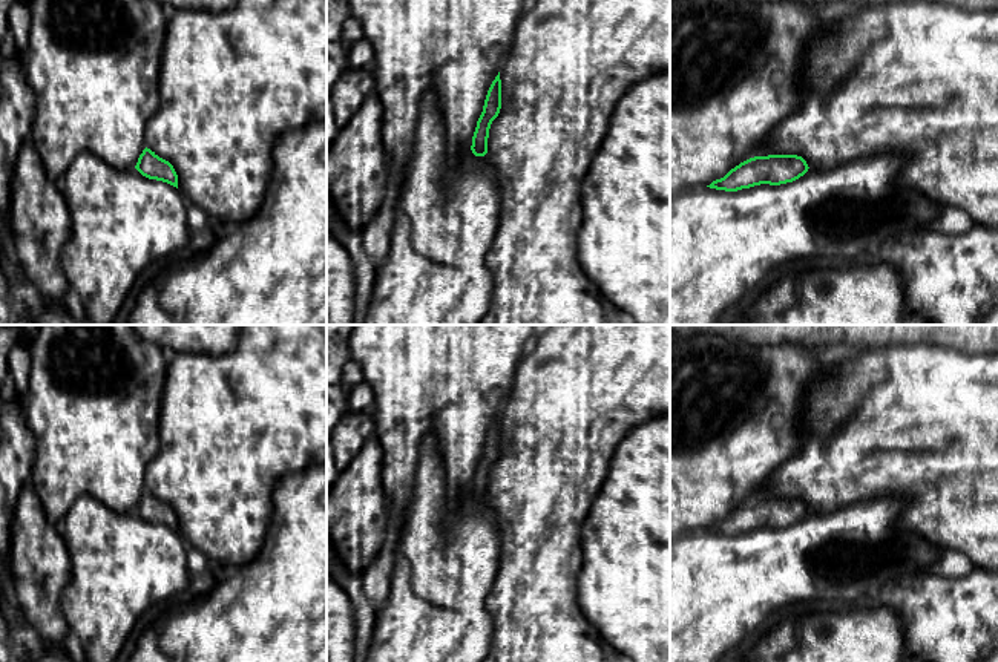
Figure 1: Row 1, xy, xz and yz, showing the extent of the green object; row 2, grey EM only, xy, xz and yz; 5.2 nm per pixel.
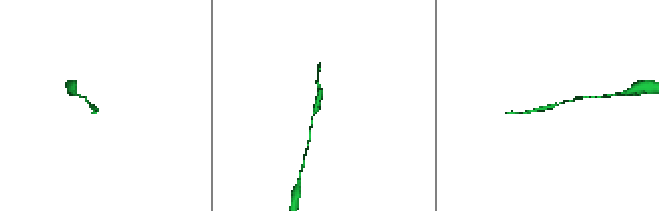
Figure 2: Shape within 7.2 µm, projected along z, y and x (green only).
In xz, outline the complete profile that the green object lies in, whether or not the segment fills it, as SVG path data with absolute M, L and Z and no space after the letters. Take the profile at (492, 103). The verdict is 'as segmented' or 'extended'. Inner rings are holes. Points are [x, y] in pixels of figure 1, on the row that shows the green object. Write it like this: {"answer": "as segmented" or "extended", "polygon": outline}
{"answer": "as segmented", "polygon": "M500 72L492 81L483 112L477 121L477 127L472 136L472 146L471 150L475 156L484 156L488 153L488 138L489 138L489 129L492 121L498 116L501 109L501 80L500 80Z"}

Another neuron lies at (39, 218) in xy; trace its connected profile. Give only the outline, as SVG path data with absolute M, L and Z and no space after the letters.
M31 139L15 159L8 225L12 254L31 294L61 305L71 288L61 264L71 213L63 193L51 185Z

